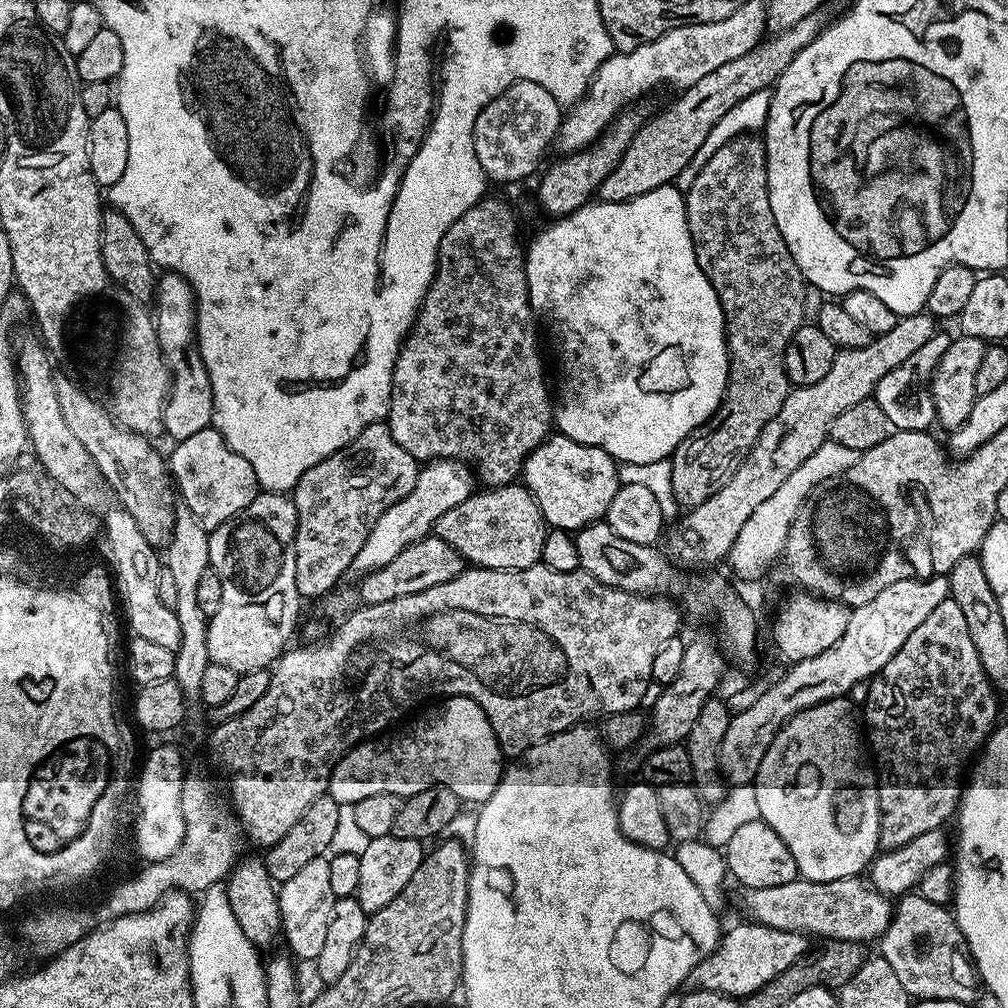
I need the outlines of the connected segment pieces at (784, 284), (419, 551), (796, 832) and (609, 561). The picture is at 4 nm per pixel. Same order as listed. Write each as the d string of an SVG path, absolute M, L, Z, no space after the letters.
M745 133L736 136L716 151L703 167L697 169L694 182L685 191L685 204L695 257L718 294L728 344L728 384L718 411L707 424L690 433L670 457L674 498L681 509L691 510L706 502L710 494L717 492L733 476L766 423L778 414L788 397L792 385L785 374L785 348L794 330L805 321L808 284L778 230L770 207L767 156L759 135Z
M434 534L406 546L400 554L395 555L386 566L359 577L356 592L360 595L361 605L378 602L394 602L394 598L406 598L406 594L422 594L422 590L430 590L430 586L442 586L442 582L450 582L450 578L458 578L465 570L466 562L448 542L442 542Z
M839 696L833 700L822 702L818 706L810 706L806 710L796 712L791 716L778 730L774 742L770 742L770 746L762 758L762 766L758 766L758 774L754 781L758 798L758 810L760 811L759 819L768 824L770 830L774 830L774 834L778 834L778 838L782 838L782 842L786 842L786 850L790 850L790 858L794 858L794 866L797 873L803 879L810 882L834 882L838 878L860 876L867 873L872 861L876 859L878 853L881 851L880 789L878 787L878 776L870 767L869 761L867 764L863 760L865 749L862 747L862 724L858 719L857 705L855 708L850 701L851 699Z
M605 522L588 524L575 533L575 538L580 568L606 586L614 586L627 592L668 596L684 584L680 577L681 569L661 549L660 553L659 547L627 541L619 537Z

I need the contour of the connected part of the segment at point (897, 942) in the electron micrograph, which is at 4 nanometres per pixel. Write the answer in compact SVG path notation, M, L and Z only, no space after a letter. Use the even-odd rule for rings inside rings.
M919 892L904 893L893 905L890 926L881 936L878 947L880 955L893 967L911 999L967 1004L975 998L975 967L965 952L964 936L949 907L934 904ZM926 938L926 948L920 950L920 944Z

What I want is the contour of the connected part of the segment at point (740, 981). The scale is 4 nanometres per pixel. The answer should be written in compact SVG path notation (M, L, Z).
M743 923L734 925L729 932L727 929L715 950L705 960L698 962L694 970L690 970L686 981L689 989L701 988L720 992L724 996L743 998L766 986L770 978L778 978L786 966L798 962L798 958L809 951L810 940L805 933L778 930L765 924Z

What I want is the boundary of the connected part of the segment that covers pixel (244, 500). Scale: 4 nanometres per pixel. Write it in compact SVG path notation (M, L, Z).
M209 426L189 432L181 440L184 441L172 452L172 460L170 456L170 476L183 507L198 518L202 527L211 530L222 526L222 522L234 518L254 502L258 491L254 470L242 454L234 454L219 430Z

